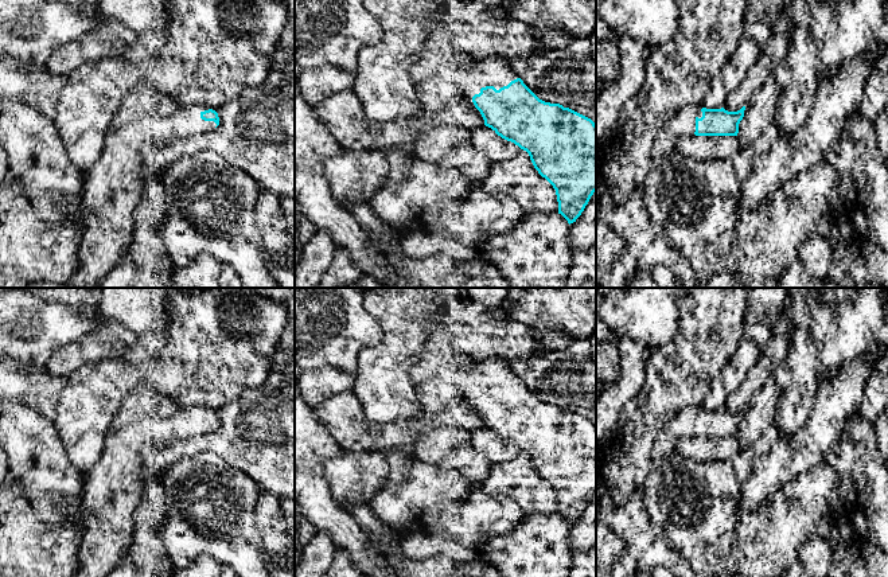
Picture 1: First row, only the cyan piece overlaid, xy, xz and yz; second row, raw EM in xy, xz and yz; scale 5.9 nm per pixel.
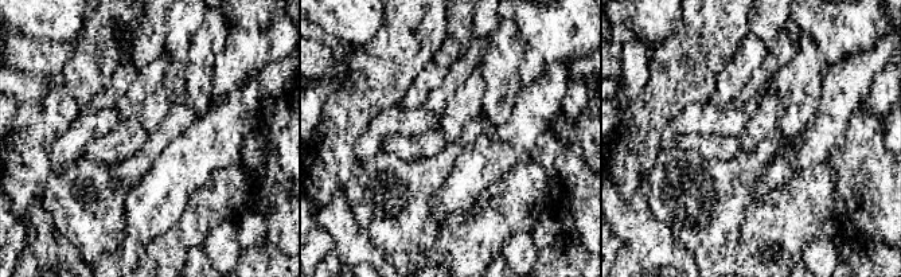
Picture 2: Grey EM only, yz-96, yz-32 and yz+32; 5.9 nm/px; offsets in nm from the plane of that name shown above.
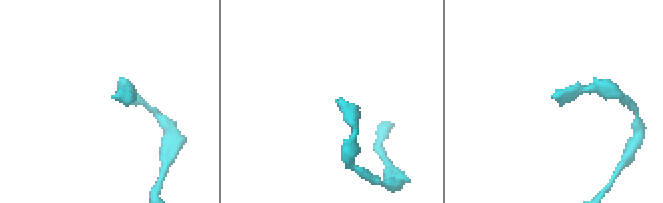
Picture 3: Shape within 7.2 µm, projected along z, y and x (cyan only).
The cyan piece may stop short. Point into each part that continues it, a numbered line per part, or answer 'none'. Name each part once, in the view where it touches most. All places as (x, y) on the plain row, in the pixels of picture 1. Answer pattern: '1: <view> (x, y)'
1: yz (665, 443)

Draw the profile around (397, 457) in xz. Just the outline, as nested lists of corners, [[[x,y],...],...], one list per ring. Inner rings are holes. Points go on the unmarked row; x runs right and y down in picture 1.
[[[392,448],[382,451],[385,459],[389,463],[389,473],[382,482],[382,488],[393,488],[405,483],[406,465],[414,457],[412,448]]]

